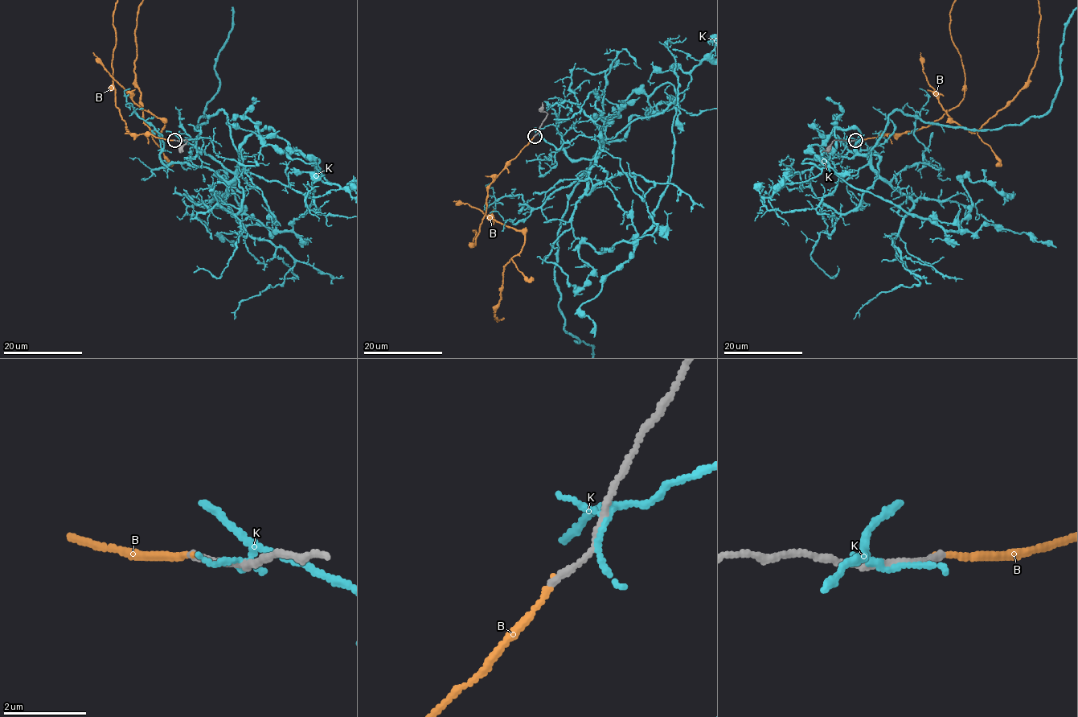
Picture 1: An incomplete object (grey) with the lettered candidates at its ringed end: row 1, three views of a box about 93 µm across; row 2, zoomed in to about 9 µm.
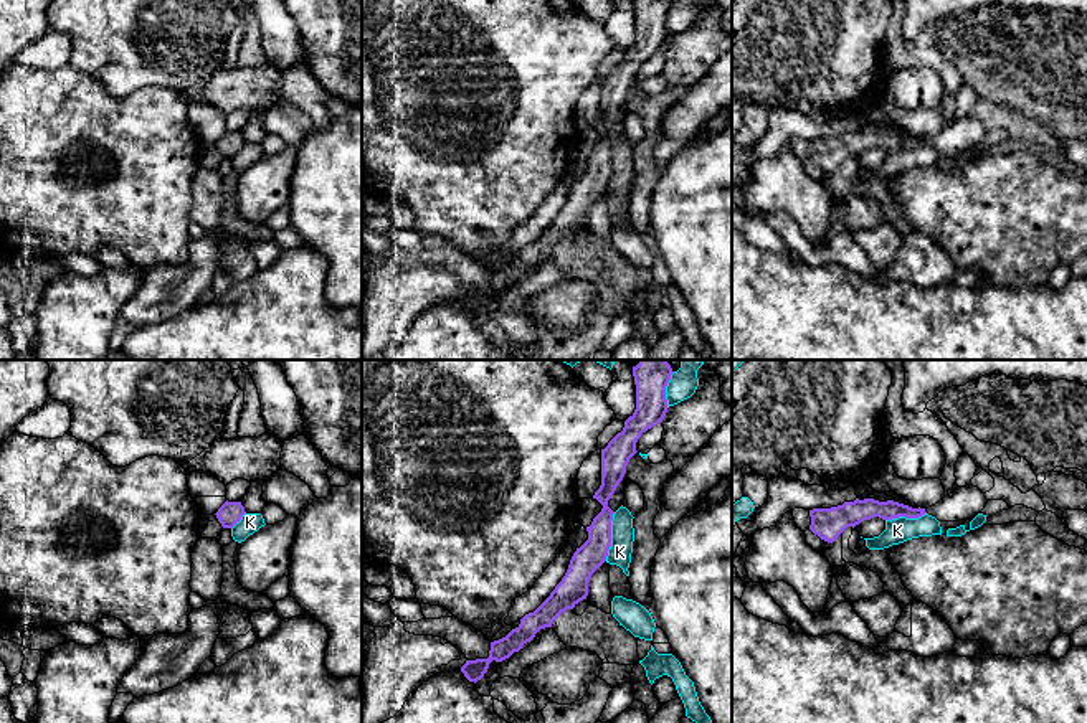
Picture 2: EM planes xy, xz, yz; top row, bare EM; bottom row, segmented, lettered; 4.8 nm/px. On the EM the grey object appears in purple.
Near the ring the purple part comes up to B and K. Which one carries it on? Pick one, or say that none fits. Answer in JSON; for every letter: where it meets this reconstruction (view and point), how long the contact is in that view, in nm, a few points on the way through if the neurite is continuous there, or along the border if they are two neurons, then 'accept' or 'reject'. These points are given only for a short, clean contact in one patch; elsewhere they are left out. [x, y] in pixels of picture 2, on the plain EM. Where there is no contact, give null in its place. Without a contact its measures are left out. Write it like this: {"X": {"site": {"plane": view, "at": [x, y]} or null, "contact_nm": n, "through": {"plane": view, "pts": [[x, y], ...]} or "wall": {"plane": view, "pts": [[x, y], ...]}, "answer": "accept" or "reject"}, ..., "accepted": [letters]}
{"B": {"site": null, "answer": "accept"}, "K": {"site": {"plane": "xz", "at": [610, 167]}, "contact_nm": 240, "answer": "reject"}, "accepted": ["B"]}

